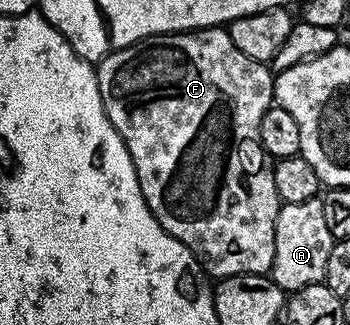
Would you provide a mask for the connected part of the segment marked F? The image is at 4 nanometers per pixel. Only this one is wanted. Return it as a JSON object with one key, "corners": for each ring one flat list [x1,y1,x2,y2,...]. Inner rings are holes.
{"corners":[[221,26,150,36,148,40,140,40,138,44,108,52,96,65,95,71,99,82,99,94,103,98,103,110,111,126,115,126,119,138,123,138,127,146,131,162,135,166,135,174,139,178,139,190,143,190,143,198,163,226,163,230,179,238,179,242,183,242,183,246,191,250,191,254,201,263,205,275,210,278,266,275,272,269,275,258,275,218,282,206,279,194,275,194,274,161,263,150,263,142,259,138,259,124,263,122,263,114,267,114,267,110,275,104,274,73,262,61,247,58,247,54,243,54,243,50,239,50,239,46,231,42,228,31]]}

